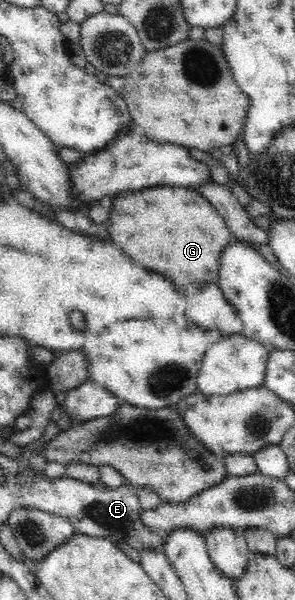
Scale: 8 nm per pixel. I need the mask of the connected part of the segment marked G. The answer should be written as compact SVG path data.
M158 186L153 189L125 191L112 200L108 212L110 240L119 245L125 254L137 264L155 270L159 274L169 272L176 290L187 290L187 286L205 286L207 282L219 282L219 265L223 250L235 240L225 219L198 190L177 186Z

